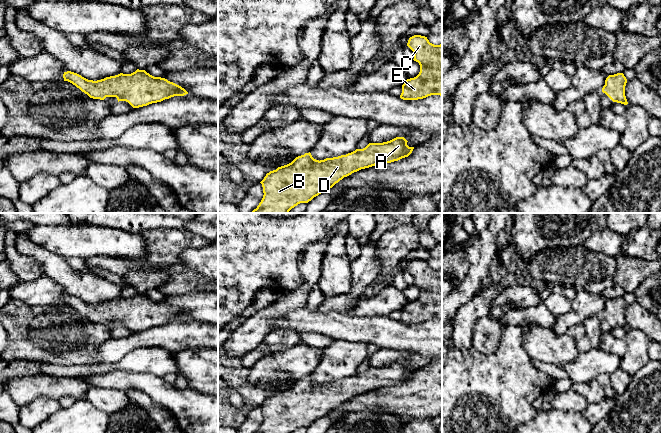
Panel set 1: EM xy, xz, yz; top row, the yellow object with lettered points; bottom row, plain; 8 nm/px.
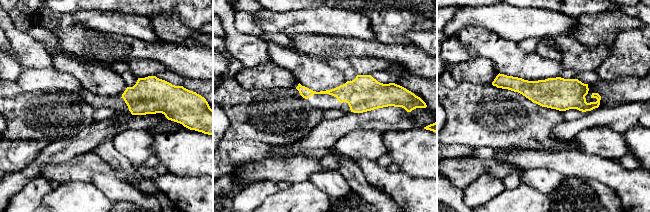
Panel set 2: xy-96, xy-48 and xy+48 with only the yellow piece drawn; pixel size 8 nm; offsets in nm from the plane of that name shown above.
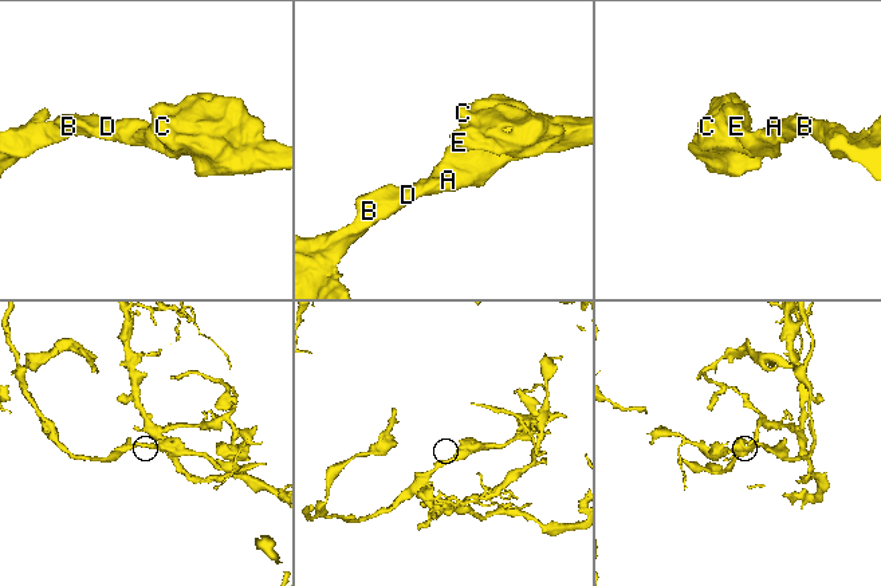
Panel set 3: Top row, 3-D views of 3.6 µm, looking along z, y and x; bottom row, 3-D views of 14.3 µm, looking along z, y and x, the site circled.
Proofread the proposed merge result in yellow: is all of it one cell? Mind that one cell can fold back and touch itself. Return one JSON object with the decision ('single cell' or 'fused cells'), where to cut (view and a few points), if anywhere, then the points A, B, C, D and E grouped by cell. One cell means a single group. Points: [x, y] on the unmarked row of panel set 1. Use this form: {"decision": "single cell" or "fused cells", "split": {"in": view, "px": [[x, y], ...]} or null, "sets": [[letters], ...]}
{"decision": "single cell", "split": null, "sets": [["A", "B", "C", "D", "E"]]}

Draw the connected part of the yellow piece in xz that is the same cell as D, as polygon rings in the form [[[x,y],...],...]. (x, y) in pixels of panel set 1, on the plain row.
[[[396,361],[383,367],[369,367],[363,373],[320,385],[314,383],[310,376],[298,380],[291,387],[266,398],[260,406],[264,419],[256,433],[292,433],[300,427],[308,427],[354,396],[408,381],[414,371],[409,371],[407,366],[404,361]]]

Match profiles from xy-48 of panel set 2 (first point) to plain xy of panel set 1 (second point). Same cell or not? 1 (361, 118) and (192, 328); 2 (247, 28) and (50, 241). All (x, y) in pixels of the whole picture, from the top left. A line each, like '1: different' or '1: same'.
1: same
2: different

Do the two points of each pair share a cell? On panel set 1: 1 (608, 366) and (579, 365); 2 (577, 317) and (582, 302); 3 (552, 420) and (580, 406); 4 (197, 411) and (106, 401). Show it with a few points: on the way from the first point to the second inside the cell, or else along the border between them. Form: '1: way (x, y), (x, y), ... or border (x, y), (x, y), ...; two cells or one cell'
1: way (601, 365), (586, 365); one cell
2: way (578, 313), (582, 306); one cell
3: way (559, 420), (573, 408); one cell
4: border (102, 387), (123, 390), (125, 392); two cells

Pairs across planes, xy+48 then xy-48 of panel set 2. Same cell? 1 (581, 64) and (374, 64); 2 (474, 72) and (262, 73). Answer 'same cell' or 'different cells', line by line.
1: same cell
2: same cell

